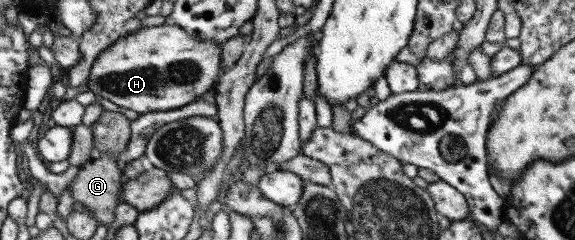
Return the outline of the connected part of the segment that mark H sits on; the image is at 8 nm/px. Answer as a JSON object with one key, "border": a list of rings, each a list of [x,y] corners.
{"border":[[[169,21],[140,28],[99,54],[86,90],[139,114],[181,109],[219,87],[221,77],[227,73],[223,70],[224,48],[216,41],[191,37],[181,25]]]}

